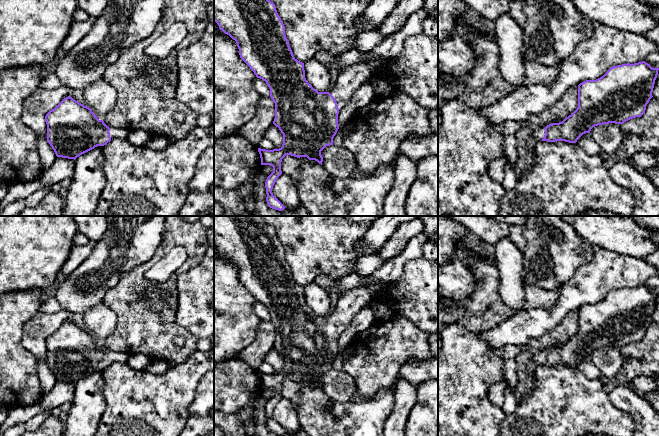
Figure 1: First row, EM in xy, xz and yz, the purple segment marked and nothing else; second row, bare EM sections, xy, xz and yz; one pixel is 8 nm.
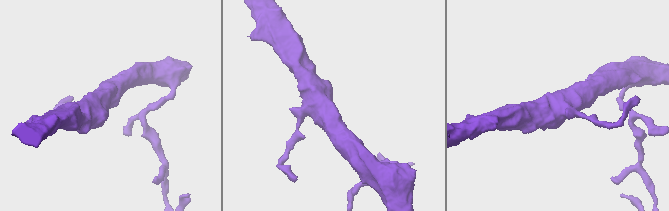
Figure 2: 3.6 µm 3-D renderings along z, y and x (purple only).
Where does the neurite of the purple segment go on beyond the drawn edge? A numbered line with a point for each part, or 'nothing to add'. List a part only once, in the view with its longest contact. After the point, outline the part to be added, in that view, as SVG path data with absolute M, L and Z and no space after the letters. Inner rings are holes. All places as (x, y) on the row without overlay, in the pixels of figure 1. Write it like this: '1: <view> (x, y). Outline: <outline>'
1: xz (351, 301). Outline: M364 285L346 290L338 296L338 303L328 316L335 322L339 334L350 326L356 314L367 307L372 299L369 290Z

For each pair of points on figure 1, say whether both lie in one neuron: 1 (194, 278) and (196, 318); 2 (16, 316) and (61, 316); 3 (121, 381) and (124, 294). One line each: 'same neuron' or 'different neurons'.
1: same neuron
2: different neurons
3: different neurons

